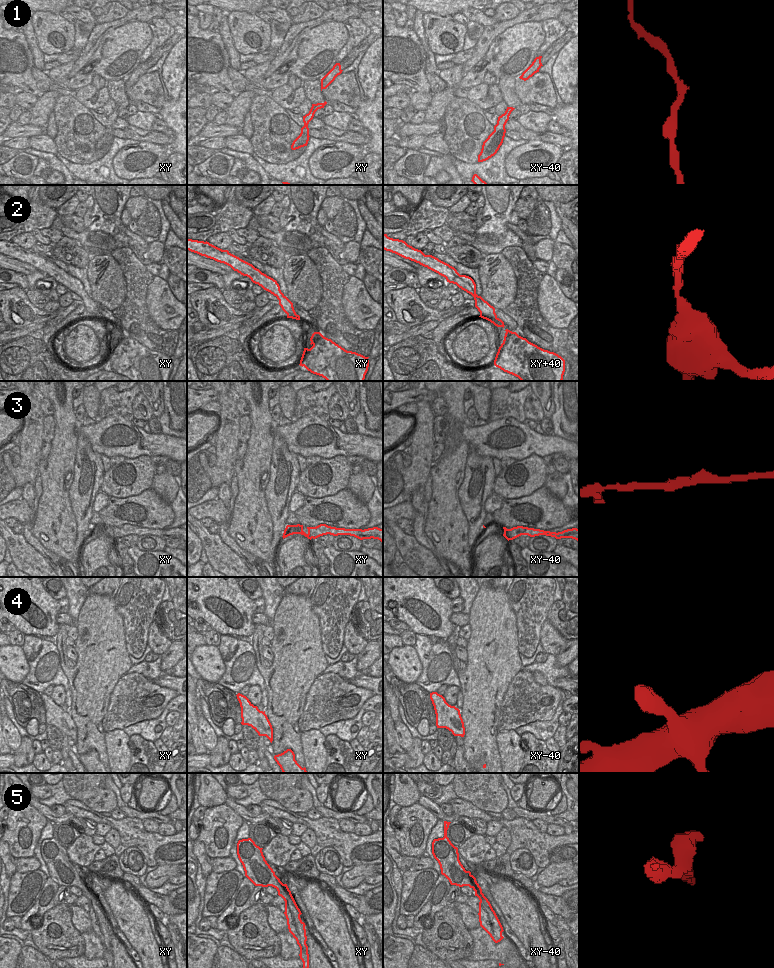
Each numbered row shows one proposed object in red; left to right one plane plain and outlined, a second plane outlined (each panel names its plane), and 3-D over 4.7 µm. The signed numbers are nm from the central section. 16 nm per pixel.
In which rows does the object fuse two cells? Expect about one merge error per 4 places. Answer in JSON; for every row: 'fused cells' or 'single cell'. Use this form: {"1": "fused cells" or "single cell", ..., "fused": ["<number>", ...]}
{"1": "single cell", "2": "single cell", "3": "single cell", "4": "single cell", "5": "single cell", "fused": []}

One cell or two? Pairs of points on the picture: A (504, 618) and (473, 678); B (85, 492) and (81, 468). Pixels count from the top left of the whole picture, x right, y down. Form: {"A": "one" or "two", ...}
{"A": "one", "B": "one"}

